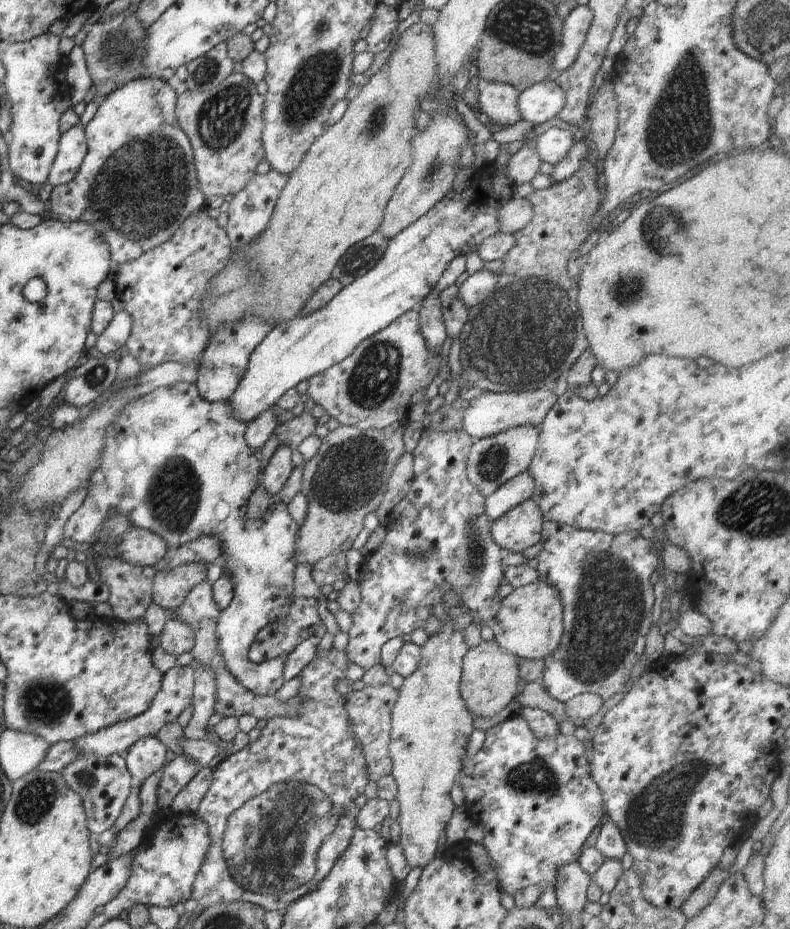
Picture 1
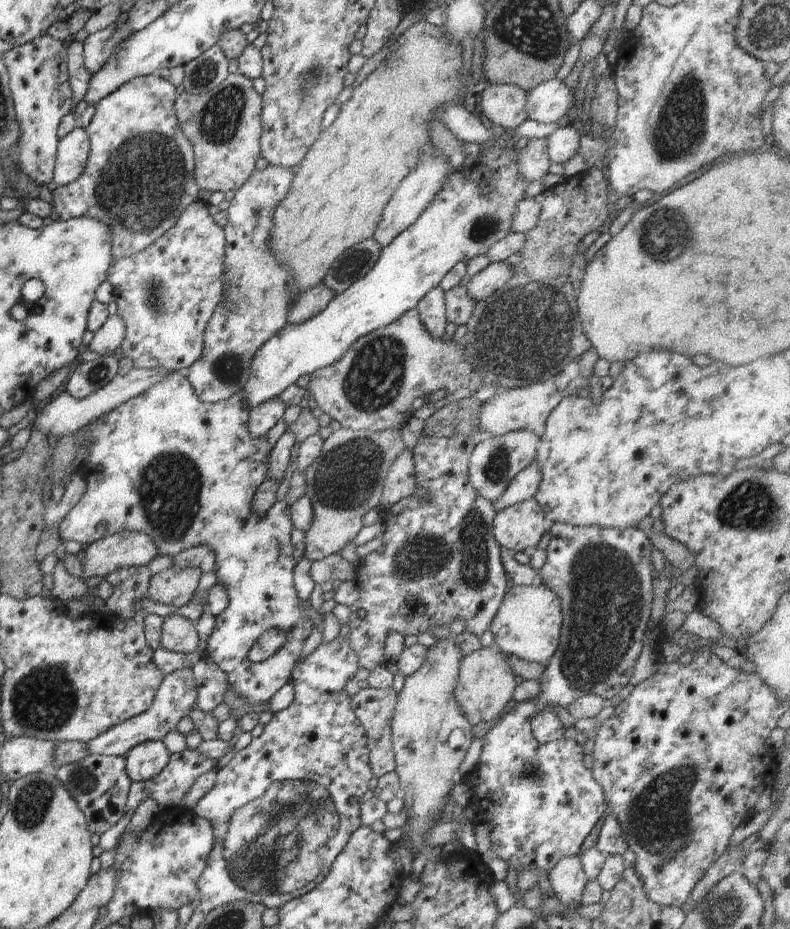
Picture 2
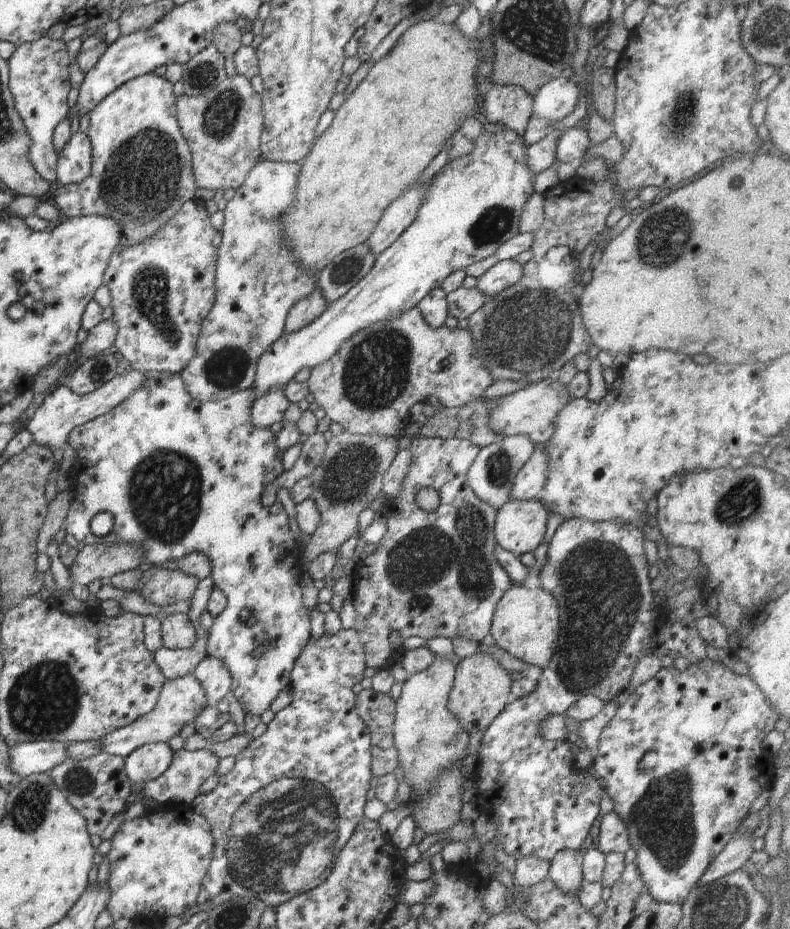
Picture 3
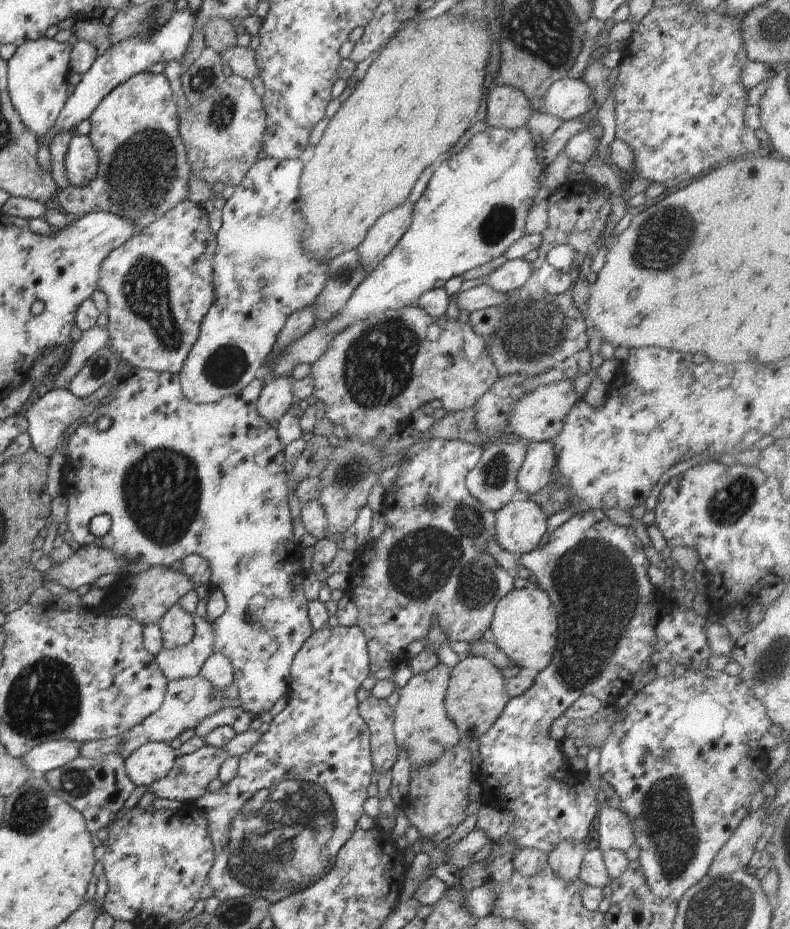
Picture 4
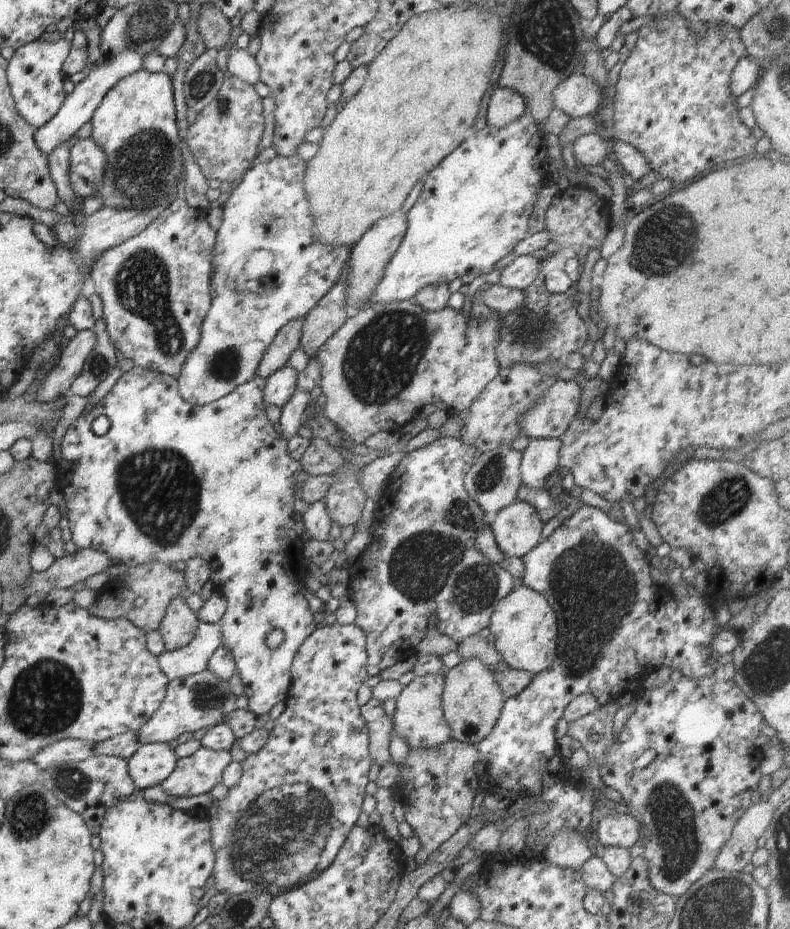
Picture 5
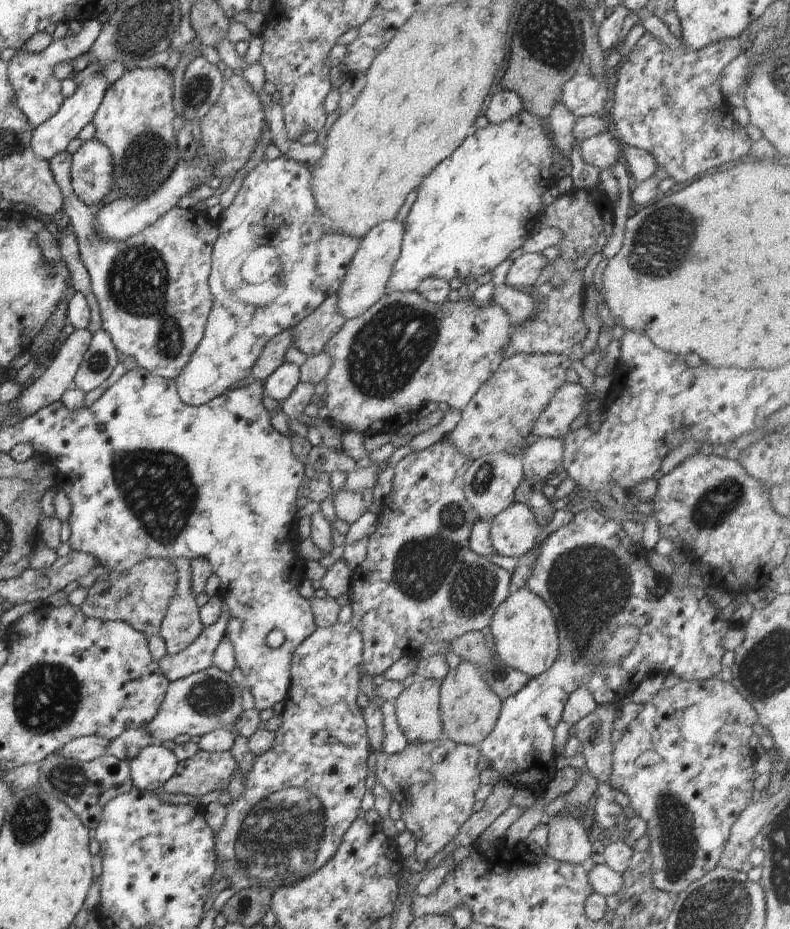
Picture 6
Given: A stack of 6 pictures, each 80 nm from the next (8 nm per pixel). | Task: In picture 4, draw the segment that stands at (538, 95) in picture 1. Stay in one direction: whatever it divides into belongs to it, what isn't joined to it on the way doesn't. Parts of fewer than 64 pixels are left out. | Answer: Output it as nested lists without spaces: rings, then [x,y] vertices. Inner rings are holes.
[[[564,77],[546,91],[542,112],[562,118],[563,121],[578,119],[594,112],[596,104],[591,88],[581,78]]]

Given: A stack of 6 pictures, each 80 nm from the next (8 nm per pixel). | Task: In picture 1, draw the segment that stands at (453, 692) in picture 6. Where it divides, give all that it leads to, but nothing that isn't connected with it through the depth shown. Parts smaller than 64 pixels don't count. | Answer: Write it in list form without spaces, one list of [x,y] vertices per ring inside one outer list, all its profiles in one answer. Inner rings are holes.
[[[495,640],[482,641],[477,647],[468,649],[464,655],[459,693],[474,718],[490,718],[504,710],[515,698],[519,679],[519,664],[516,657],[503,651]]]

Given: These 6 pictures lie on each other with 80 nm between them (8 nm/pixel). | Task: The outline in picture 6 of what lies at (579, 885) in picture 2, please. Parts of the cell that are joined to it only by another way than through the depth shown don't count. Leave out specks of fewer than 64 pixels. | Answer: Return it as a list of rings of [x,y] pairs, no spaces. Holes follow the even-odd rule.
[[[559,812],[546,817],[545,823],[549,828],[546,853],[557,861],[589,864],[592,848],[581,821],[568,813]]]

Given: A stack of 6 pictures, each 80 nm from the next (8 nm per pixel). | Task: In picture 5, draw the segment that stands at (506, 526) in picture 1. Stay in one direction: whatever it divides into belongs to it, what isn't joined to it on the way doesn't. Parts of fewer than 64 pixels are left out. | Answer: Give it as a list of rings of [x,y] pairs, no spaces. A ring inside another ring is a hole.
[[[516,500],[494,514],[489,527],[506,558],[522,558],[540,544],[544,525],[533,506]]]

